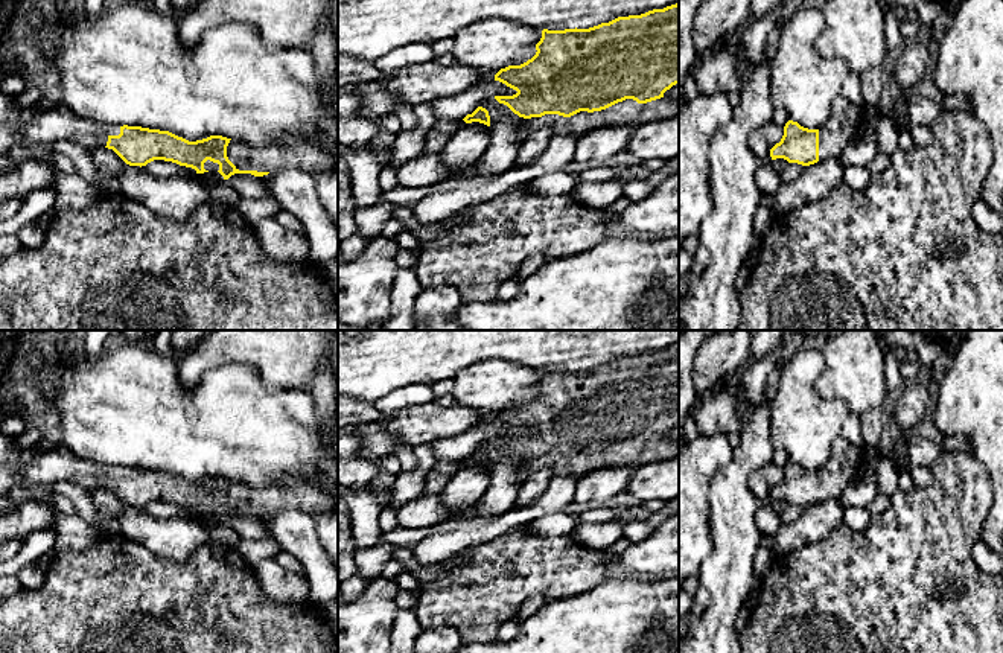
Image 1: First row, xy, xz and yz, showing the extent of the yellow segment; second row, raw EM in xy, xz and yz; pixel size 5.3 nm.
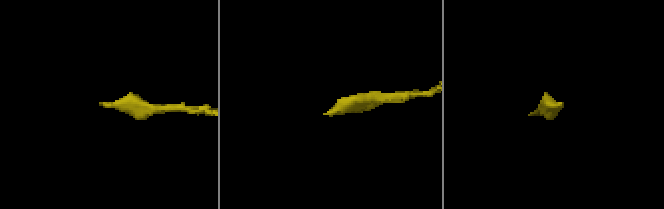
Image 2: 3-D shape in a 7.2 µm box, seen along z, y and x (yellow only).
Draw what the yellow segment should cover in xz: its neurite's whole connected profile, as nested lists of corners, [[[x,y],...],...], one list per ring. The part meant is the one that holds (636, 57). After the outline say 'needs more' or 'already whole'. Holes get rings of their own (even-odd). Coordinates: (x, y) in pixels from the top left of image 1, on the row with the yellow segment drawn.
[[[679,3],[589,29],[543,29],[536,50],[527,62],[495,75],[495,81],[517,91],[495,99],[527,119],[530,134],[546,126],[552,134],[569,131],[578,140],[601,126],[641,126],[679,114],[679,102],[664,96],[679,84]]]; needs more

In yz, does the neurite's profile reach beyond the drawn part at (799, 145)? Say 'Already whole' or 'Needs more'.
Needs more

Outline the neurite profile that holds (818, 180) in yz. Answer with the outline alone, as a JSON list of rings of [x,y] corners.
[[[840,157],[805,166],[791,183],[781,184],[773,193],[773,215],[788,215],[823,199],[843,181],[845,166]]]

